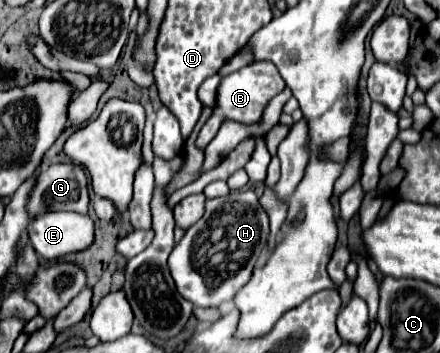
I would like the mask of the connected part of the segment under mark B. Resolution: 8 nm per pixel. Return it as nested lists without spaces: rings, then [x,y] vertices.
[[[250,63],[246,67],[242,67],[238,73],[232,73],[228,77],[222,79],[220,87],[218,87],[218,95],[216,95],[216,105],[212,107],[212,115],[208,117],[208,121],[204,123],[204,127],[200,129],[200,135],[196,139],[196,145],[200,145],[200,149],[204,151],[206,145],[216,137],[220,125],[224,121],[238,121],[242,125],[254,125],[262,119],[264,109],[268,105],[268,101],[272,97],[276,97],[282,89],[284,89],[284,79],[280,77],[276,65],[272,63]]]

